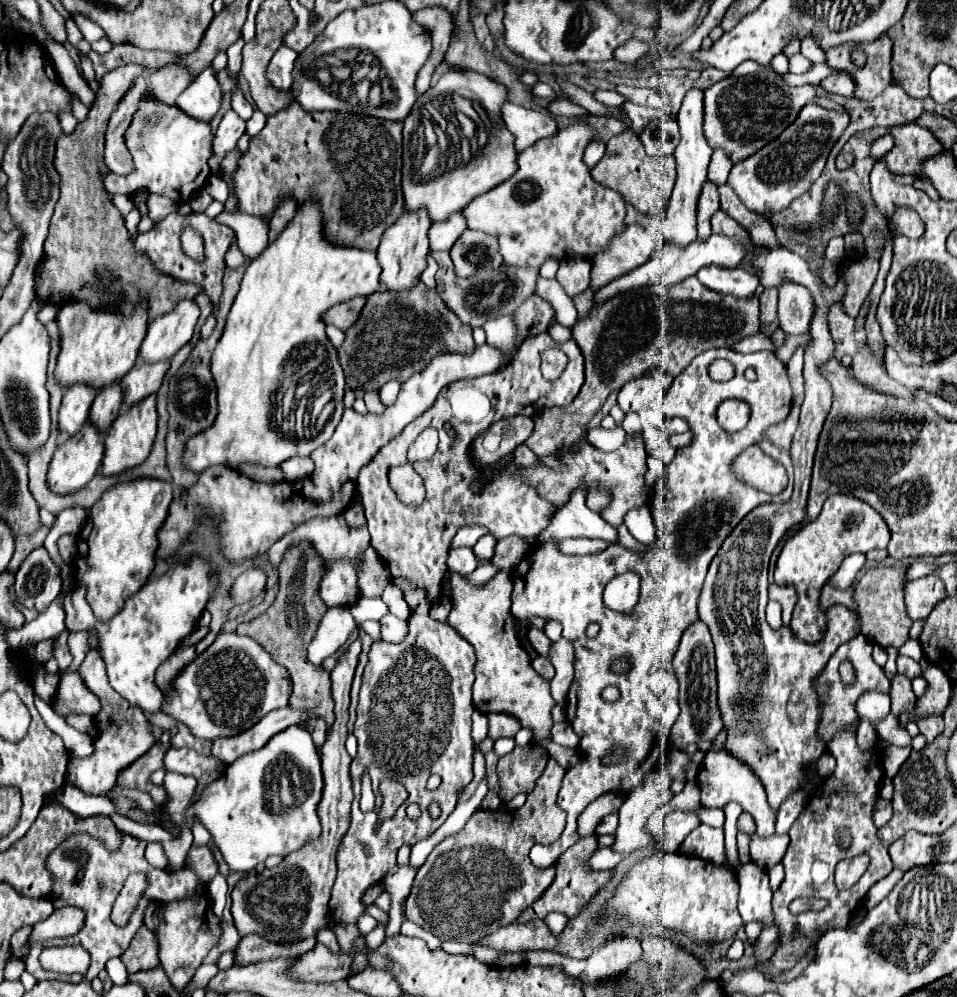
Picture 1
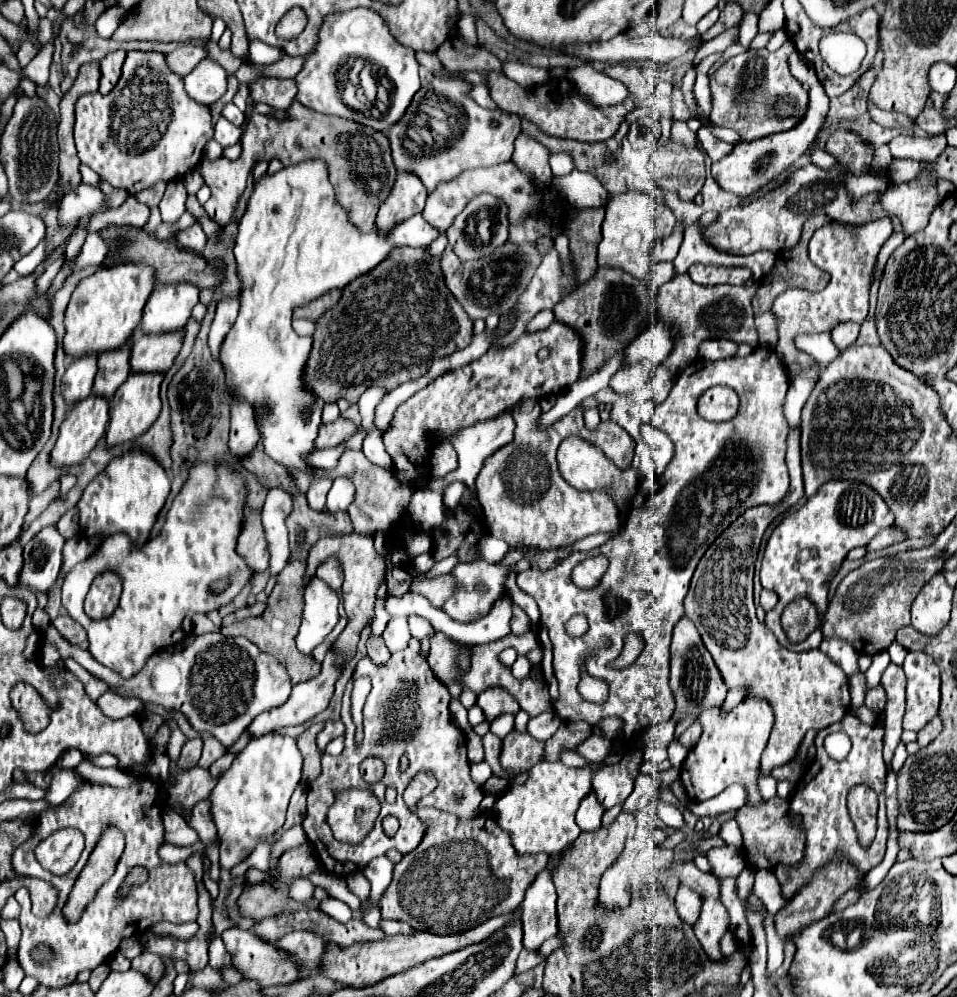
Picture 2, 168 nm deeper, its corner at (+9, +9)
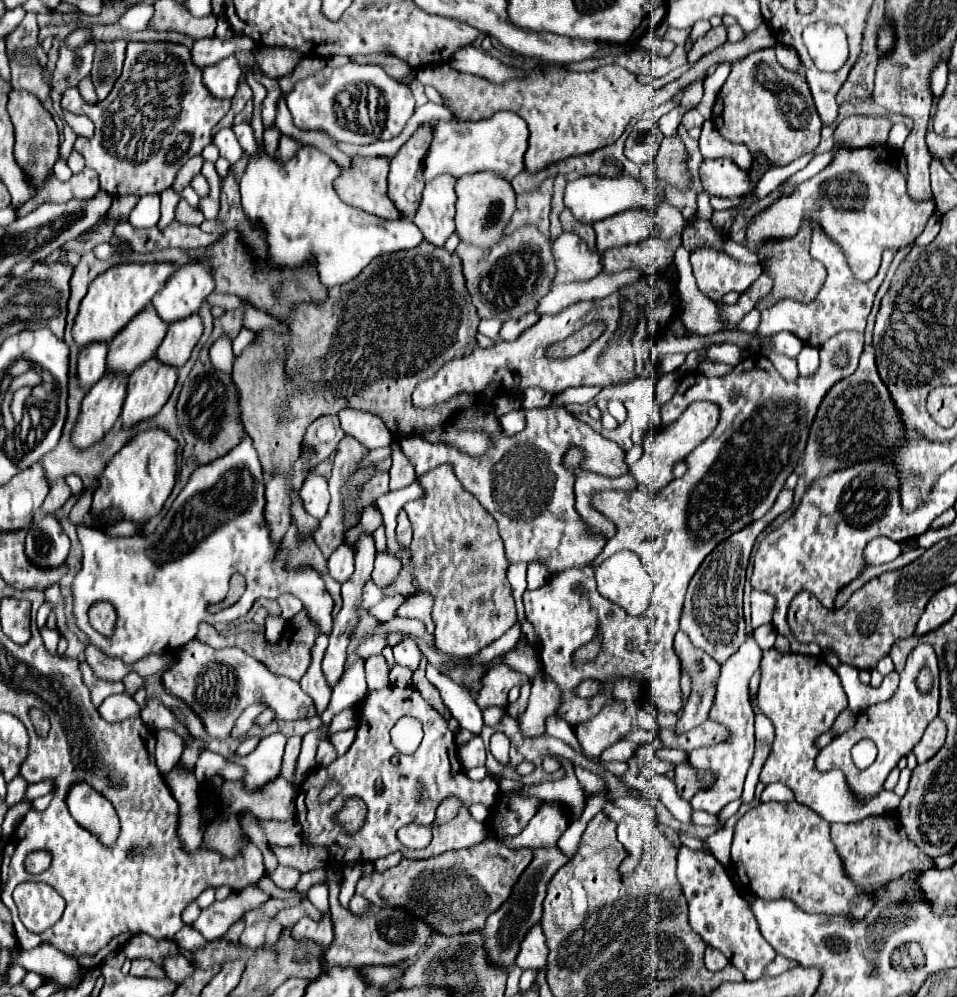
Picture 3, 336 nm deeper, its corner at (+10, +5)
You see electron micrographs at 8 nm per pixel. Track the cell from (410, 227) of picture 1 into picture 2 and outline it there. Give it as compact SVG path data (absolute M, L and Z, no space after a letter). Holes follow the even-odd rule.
M399 171L393 191L377 213L377 227L385 233L397 223L423 211L427 189L421 179L409 171Z

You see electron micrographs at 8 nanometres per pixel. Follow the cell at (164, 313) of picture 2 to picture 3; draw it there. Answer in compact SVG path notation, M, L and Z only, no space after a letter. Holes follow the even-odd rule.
M200 261L186 263L154 295L152 305L162 321L174 323L194 315L212 291L214 281L208 267Z

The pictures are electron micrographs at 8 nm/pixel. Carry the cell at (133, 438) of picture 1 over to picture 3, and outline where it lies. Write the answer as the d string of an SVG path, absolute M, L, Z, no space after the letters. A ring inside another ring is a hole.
M148 359L128 377L128 391L122 407L122 427L132 427L160 413L168 401L178 371L156 359Z

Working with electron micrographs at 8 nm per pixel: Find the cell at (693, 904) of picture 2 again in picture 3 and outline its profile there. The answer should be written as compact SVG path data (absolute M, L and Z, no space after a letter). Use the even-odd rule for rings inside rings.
M682 845L678 851L678 881L688 901L690 927L710 947L716 947L726 957L730 957L730 963L736 965L746 975L746 981L760 979L762 969L774 959L774 949L766 943L766 939L758 931L754 913L742 899L740 889L736 889L732 877L728 875L728 869L722 863L718 863L712 853L692 851Z

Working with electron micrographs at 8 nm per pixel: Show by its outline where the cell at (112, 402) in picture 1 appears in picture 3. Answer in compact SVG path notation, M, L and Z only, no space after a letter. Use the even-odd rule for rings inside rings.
M154 307L140 311L110 343L106 355L108 373L128 377L136 367L150 359L162 343L168 325L156 315Z

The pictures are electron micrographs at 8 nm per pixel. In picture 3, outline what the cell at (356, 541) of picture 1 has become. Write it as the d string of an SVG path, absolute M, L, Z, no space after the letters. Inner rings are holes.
M340 545L326 561L328 565L328 573L334 581L338 583L344 583L352 571L354 571L354 549L352 547L346 547L346 545Z

